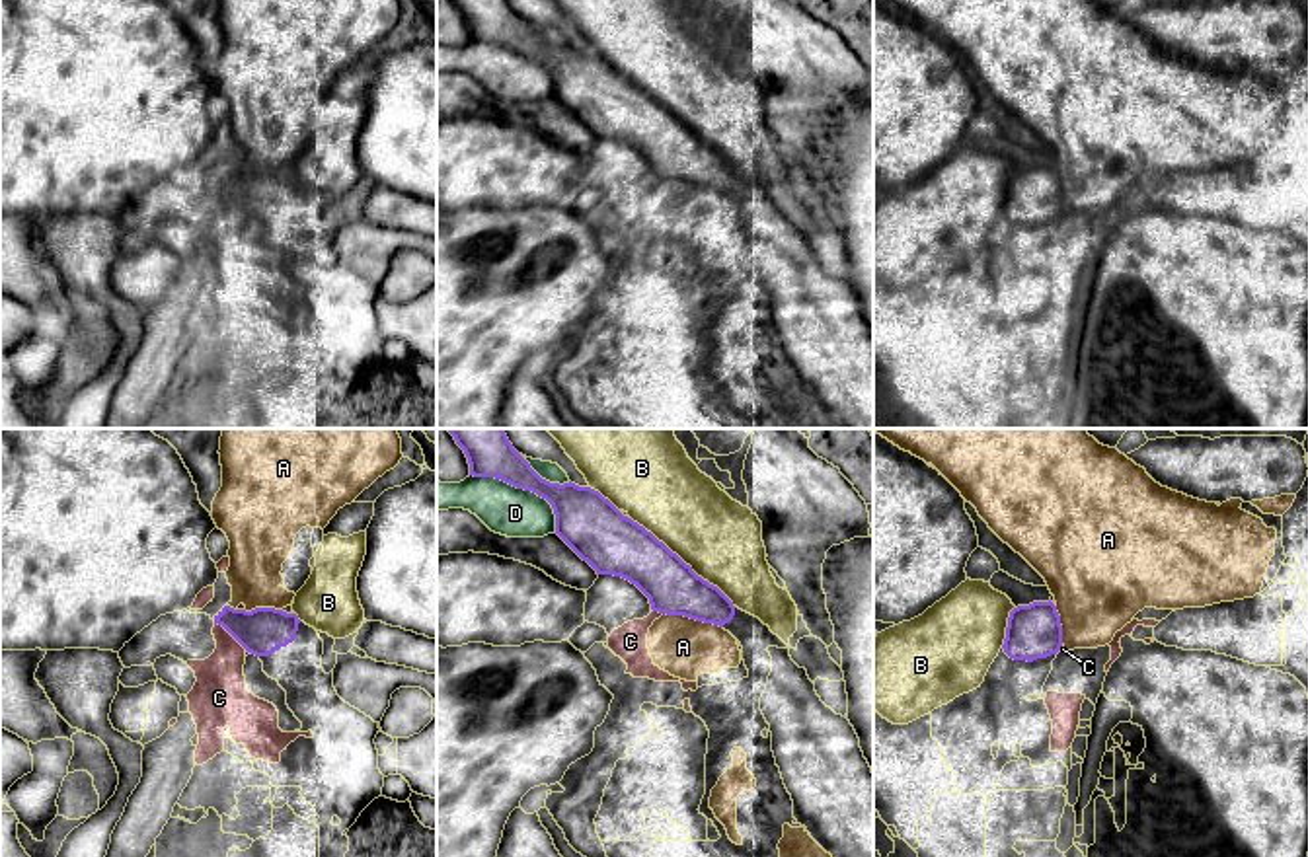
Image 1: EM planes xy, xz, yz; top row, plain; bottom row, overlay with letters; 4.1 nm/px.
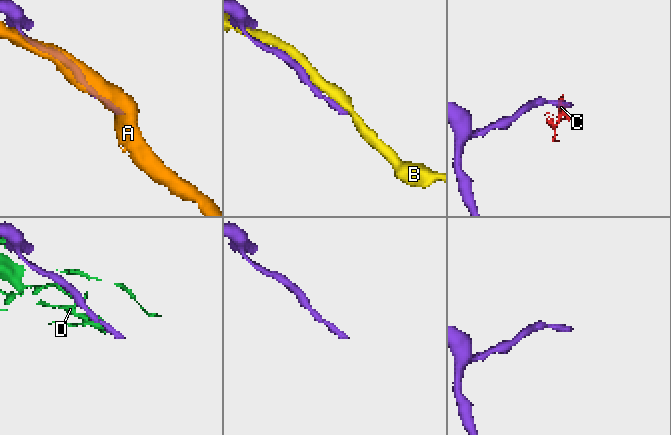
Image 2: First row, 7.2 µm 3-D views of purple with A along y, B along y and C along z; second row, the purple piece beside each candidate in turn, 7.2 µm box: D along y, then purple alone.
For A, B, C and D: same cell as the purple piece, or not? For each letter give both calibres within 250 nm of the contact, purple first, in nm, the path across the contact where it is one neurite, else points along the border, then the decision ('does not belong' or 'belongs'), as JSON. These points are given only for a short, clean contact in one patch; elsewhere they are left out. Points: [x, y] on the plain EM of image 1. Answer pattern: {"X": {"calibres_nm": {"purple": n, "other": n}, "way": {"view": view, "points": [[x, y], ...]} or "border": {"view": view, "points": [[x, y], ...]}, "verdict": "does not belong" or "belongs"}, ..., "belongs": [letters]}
{"A": {"calibres_nm": {"purple": 220, "other": 240}, "verdict": "does not belong"}, "B": {"calibres_nm": {"purple": 240, "other": 340}, "verdict": "does not belong"}, "C": {"calibres_nm": {"purple": 190, "other": 220}, "border": {"view": "xy", "points": [[215, 186], [246, 213]]}, "verdict": "does not belong"}, "D": {"calibres_nm": {"purple": 200, "other": 200}, "verdict": "does not belong"}, "belongs": []}

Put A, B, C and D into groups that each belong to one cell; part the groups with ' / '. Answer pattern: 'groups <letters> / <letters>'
groups A / B / C / D

